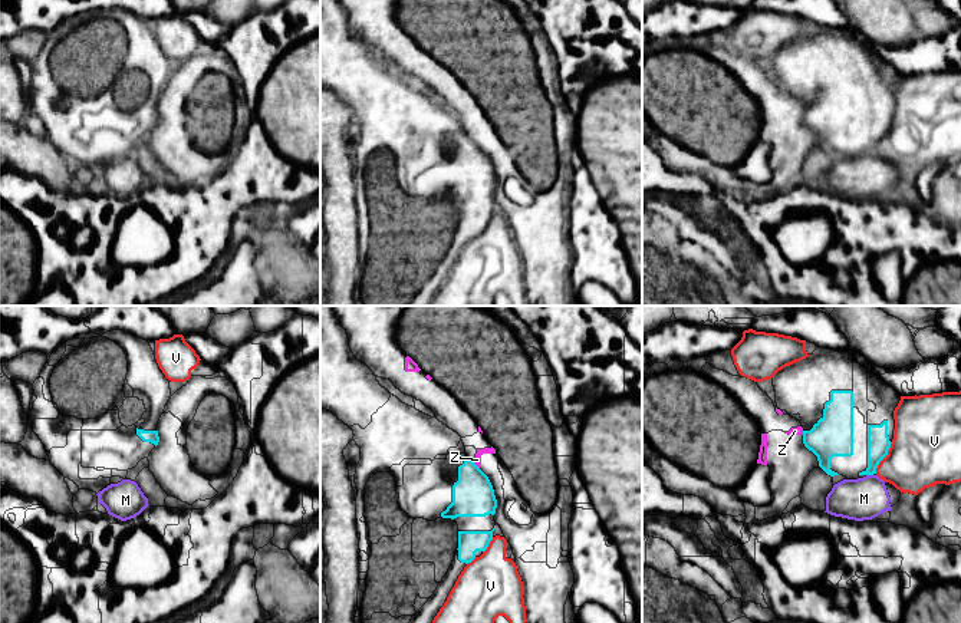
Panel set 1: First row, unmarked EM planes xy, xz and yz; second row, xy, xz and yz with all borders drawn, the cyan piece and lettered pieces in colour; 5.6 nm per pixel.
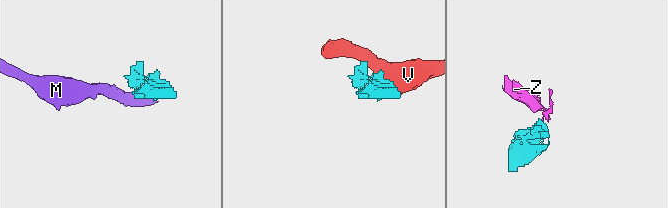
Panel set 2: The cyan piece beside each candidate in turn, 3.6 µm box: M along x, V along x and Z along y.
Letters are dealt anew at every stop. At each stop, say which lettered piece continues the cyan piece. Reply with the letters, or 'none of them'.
none of them

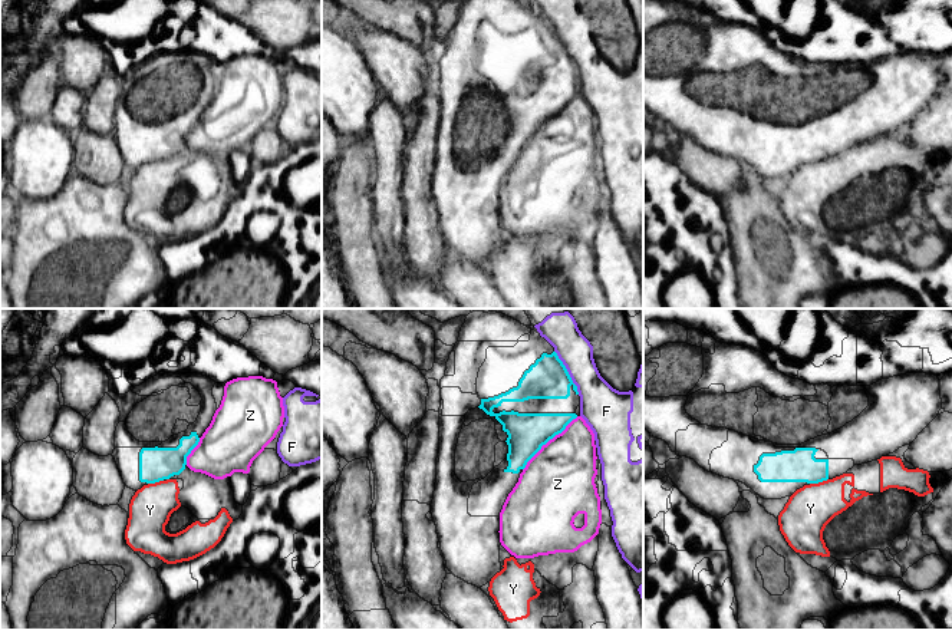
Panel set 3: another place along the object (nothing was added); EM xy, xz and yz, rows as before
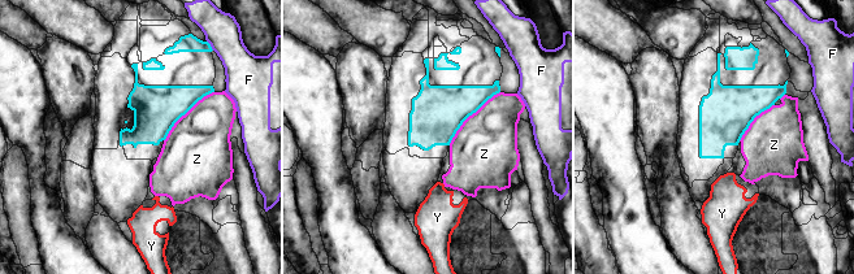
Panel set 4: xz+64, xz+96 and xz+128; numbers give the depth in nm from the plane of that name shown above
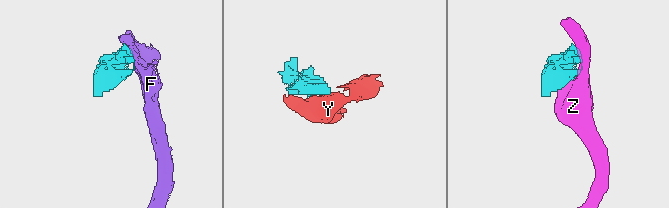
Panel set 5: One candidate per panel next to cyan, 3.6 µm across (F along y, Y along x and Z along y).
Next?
none of them

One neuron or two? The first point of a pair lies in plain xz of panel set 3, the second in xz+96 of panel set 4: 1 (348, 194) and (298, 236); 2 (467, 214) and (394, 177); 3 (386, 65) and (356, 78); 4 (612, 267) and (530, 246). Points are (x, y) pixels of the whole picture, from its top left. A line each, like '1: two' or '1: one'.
1: two
2: one
3: one
4: two

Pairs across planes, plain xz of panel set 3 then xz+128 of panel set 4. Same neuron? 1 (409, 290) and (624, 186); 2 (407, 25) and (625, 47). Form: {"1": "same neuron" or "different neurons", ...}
{"1": "same neuron", "2": "different neurons"}

